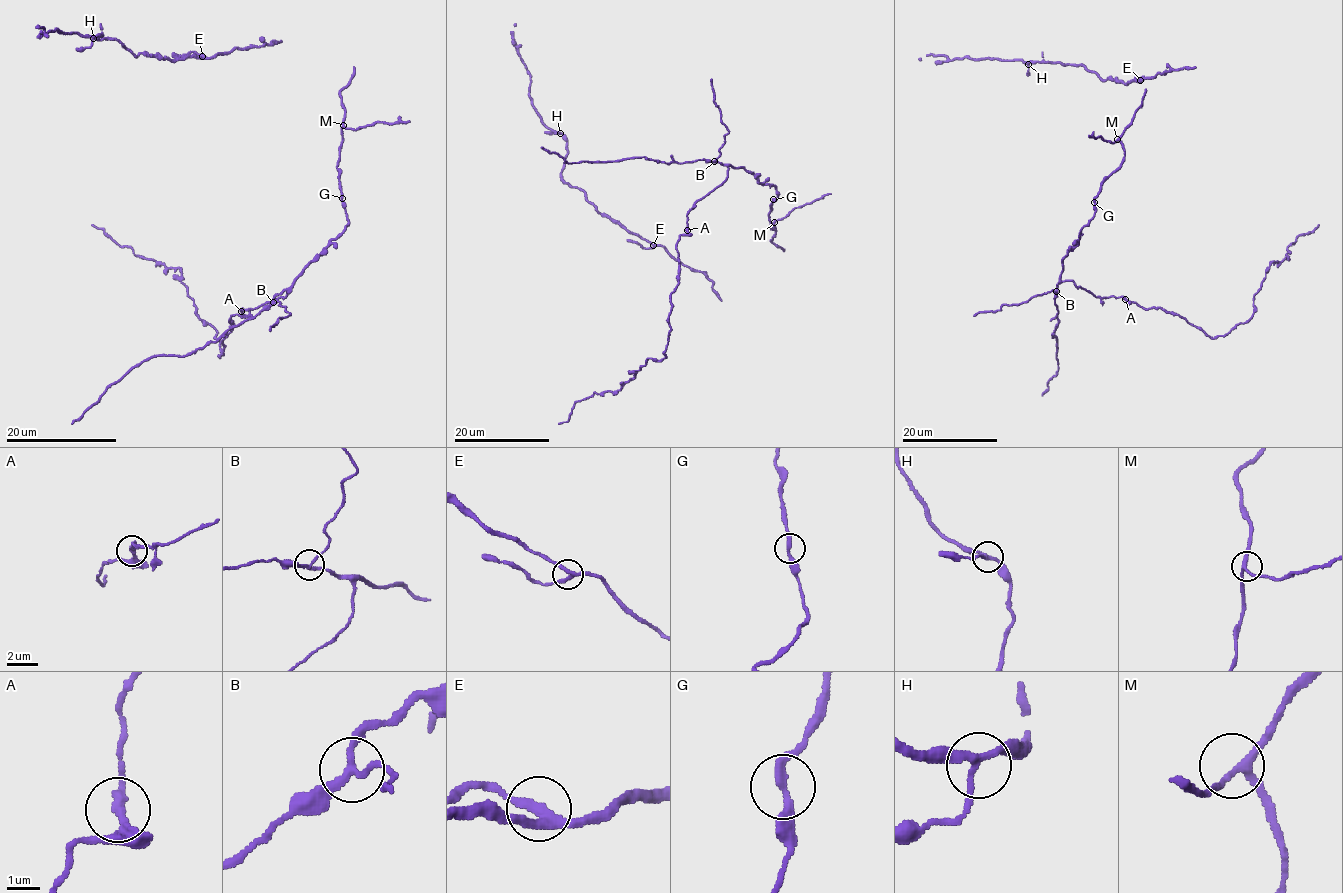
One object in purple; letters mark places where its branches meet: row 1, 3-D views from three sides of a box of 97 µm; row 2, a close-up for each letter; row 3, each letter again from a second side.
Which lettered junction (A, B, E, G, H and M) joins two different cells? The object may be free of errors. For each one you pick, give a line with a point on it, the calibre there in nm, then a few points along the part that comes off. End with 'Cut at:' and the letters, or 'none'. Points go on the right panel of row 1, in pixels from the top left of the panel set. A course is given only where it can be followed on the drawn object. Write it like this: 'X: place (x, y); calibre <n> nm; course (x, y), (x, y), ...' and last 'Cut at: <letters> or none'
B: place (1056, 291); calibre 200 nm; course (1056, 290), (1015, 305), (1003, 305), (996, 312), (985, 311), (973, 315)
Cut at: B

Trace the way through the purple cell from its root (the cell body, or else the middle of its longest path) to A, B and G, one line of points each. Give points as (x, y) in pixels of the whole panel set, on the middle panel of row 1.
A: (771, 211), (777, 189), (761, 184), (743, 167), (730, 165), (727, 178), (689, 211), (687, 230)
B: (771, 211), (772, 200), (775, 200), (778, 194), (773, 185), (761, 184), (743, 167), (714, 161)
G: (771, 211), (773, 199)

